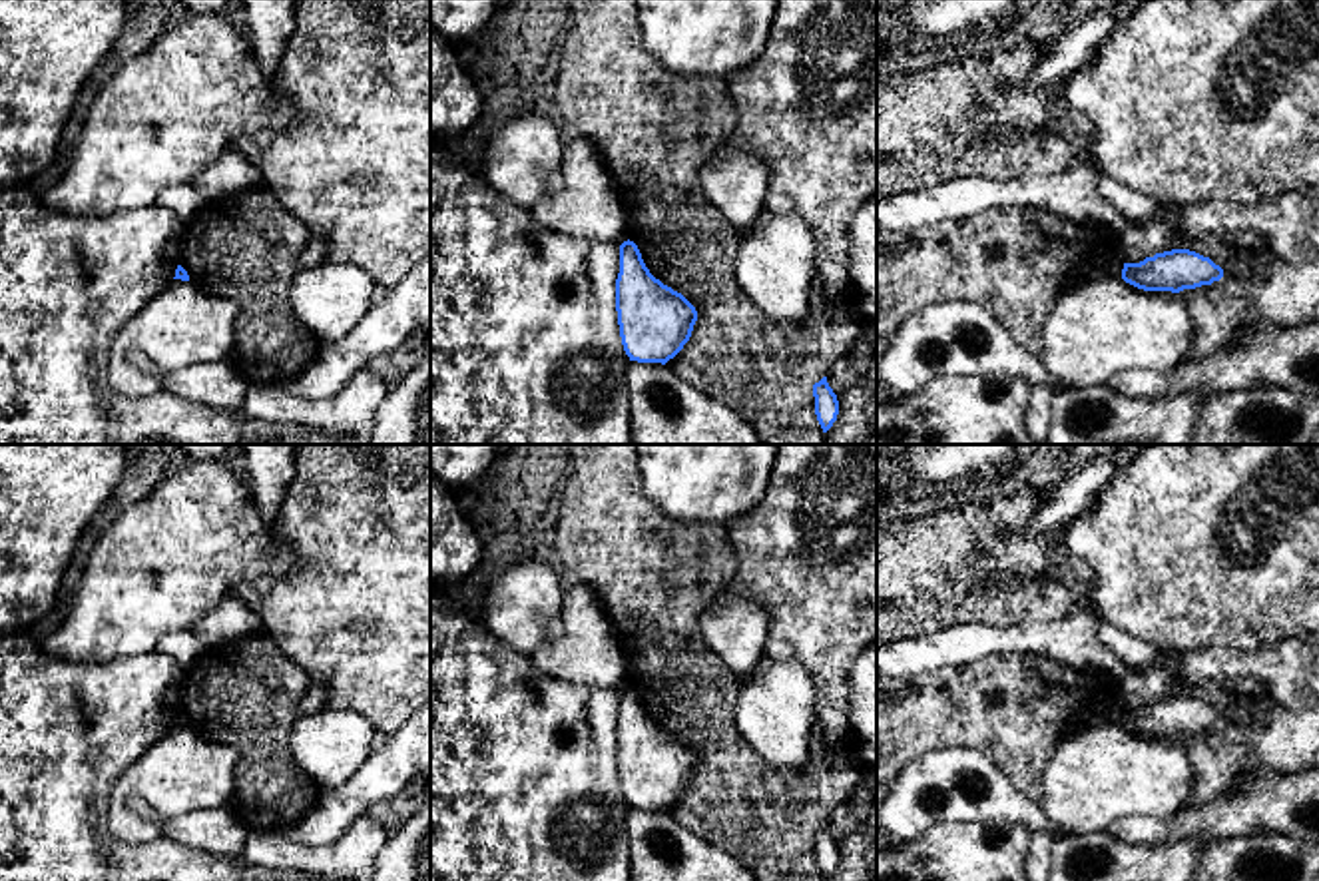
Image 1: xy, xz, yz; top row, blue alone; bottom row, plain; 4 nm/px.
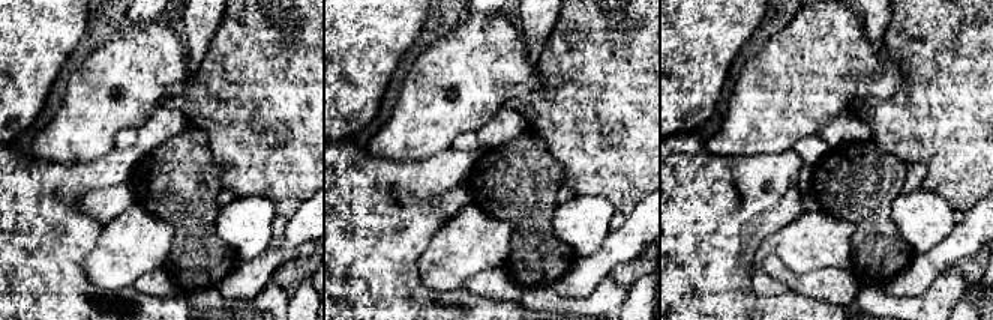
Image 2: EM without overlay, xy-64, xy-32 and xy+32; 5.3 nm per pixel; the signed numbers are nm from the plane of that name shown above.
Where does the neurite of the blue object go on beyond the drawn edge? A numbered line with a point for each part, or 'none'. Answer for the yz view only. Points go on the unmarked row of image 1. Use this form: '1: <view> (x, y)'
none

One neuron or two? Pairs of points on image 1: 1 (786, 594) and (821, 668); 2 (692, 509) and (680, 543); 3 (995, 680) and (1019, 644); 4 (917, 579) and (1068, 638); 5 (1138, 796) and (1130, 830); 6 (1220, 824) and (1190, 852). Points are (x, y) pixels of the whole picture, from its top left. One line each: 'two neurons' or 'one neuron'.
1: one neuron
2: two neurons
3: two neurons
4: two neurons
5: two neurons
6: two neurons

